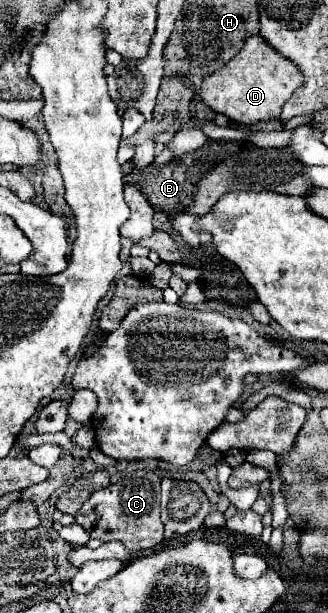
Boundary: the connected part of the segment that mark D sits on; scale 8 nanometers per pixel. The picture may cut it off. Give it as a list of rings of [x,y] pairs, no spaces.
[[[260,34],[250,36],[242,50],[220,70],[204,78],[202,102],[218,114],[228,116],[236,124],[256,124],[278,120],[284,102],[304,82],[304,76],[292,60],[276,52]]]

